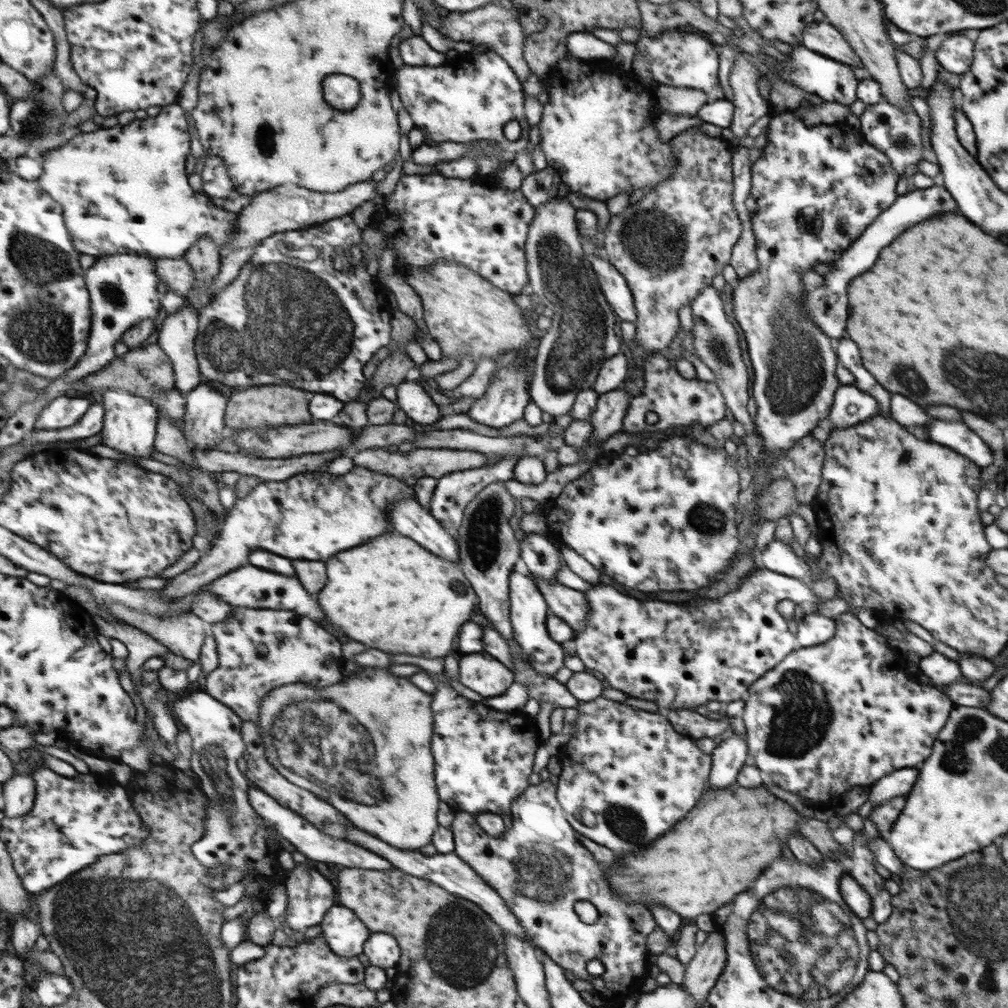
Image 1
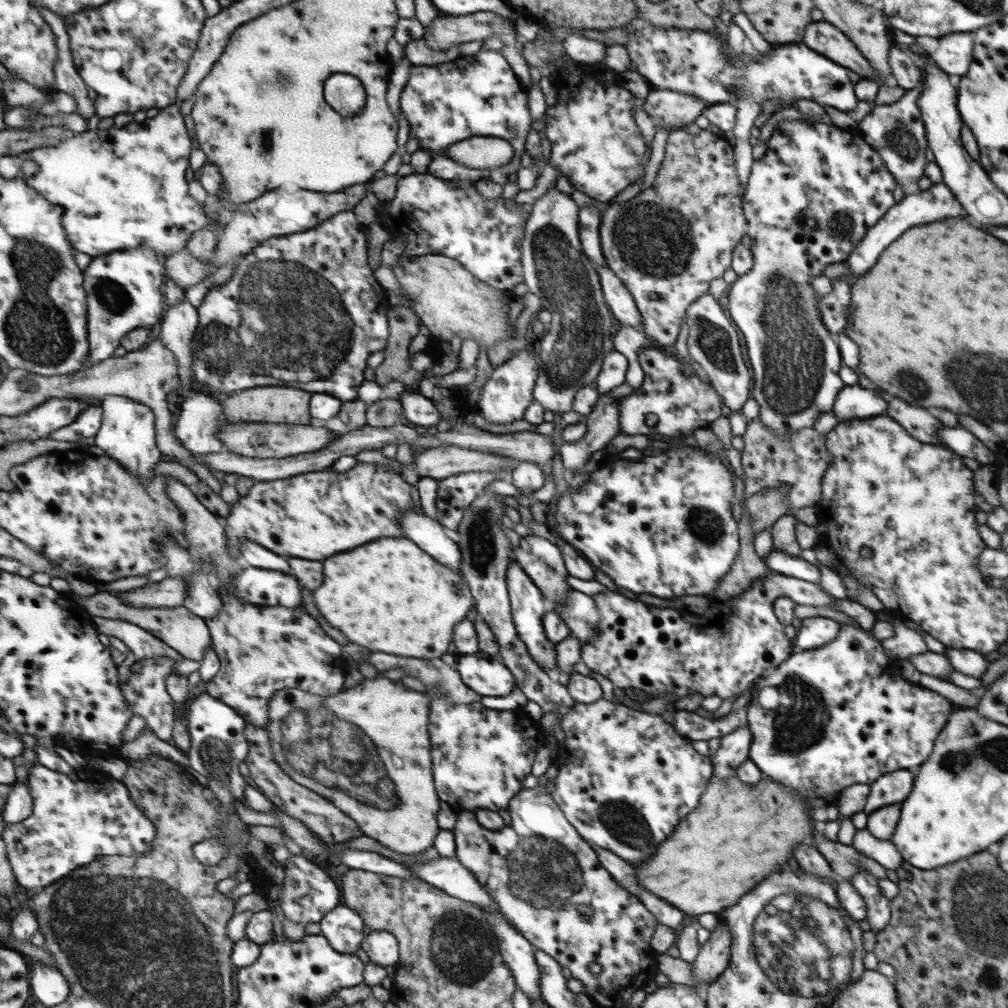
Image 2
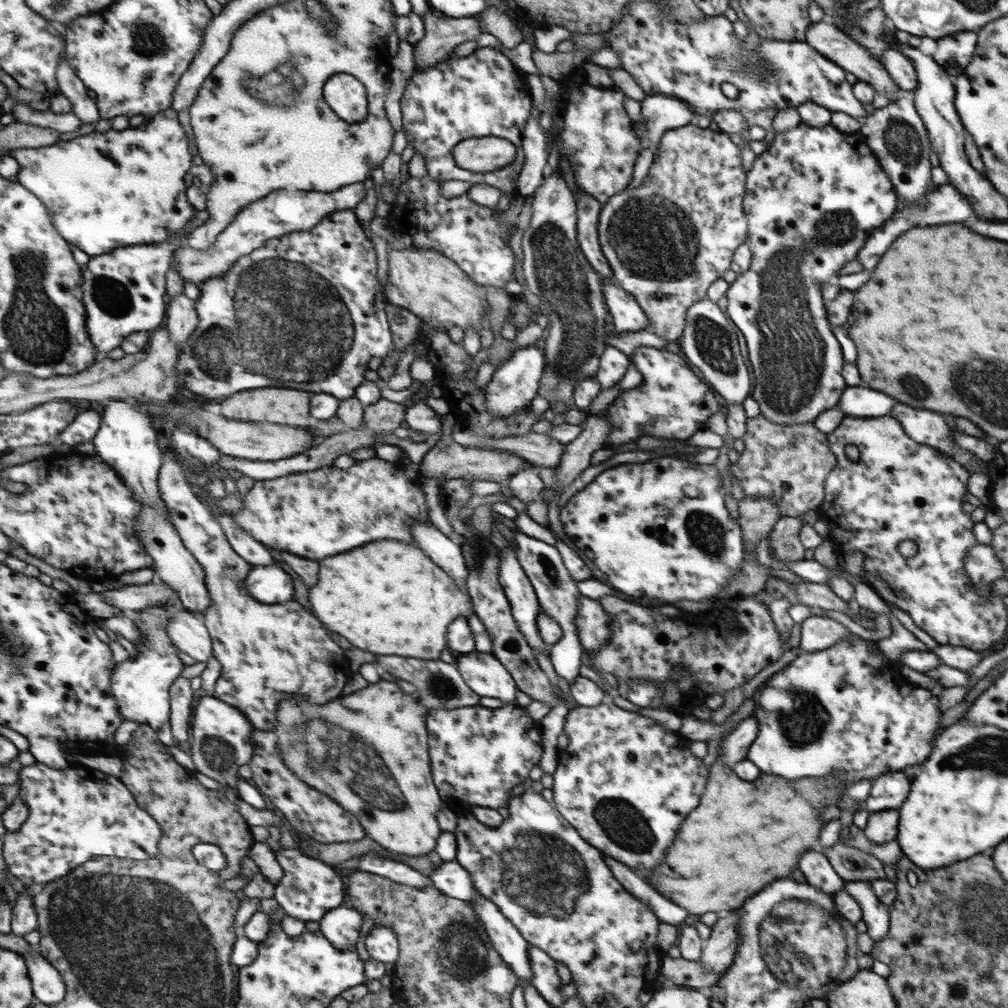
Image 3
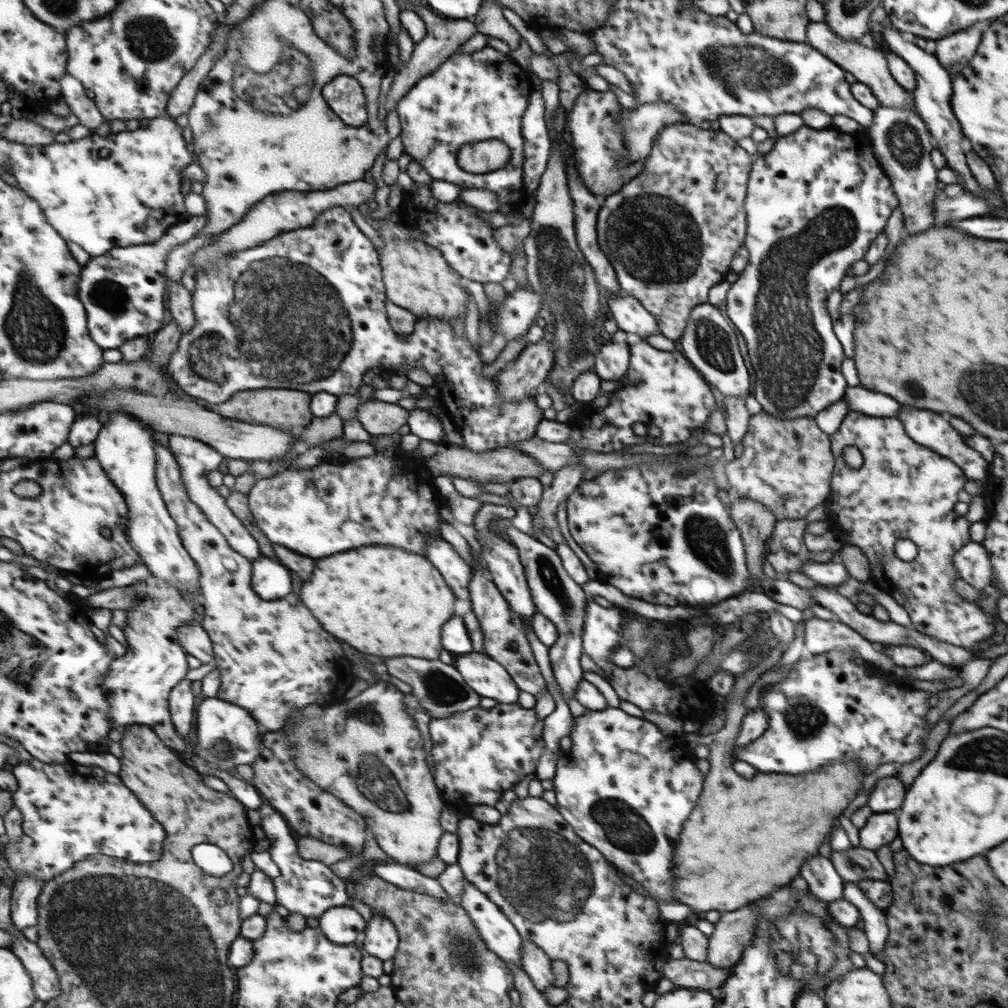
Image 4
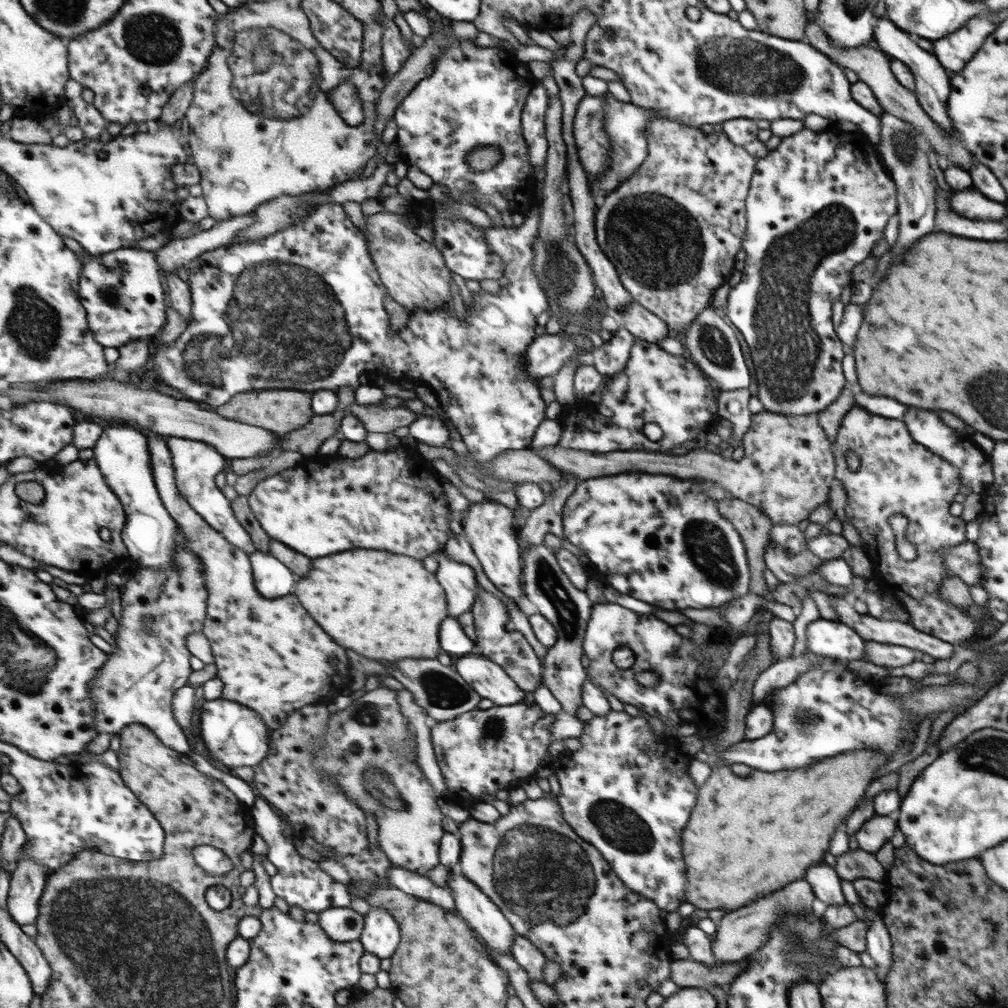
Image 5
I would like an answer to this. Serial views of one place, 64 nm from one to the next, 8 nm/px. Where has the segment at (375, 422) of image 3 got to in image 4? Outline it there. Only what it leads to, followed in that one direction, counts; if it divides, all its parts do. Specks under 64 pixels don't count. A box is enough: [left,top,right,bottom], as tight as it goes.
[356,401,408,436]

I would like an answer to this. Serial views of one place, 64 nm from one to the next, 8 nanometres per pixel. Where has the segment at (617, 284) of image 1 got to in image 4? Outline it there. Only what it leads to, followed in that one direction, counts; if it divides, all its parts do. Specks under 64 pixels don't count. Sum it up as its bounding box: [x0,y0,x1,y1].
[607,293,658,337]

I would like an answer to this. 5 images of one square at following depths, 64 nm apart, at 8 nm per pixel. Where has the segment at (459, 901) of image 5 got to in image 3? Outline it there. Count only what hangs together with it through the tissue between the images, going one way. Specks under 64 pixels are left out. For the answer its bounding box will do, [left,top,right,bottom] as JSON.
[467,893,532,983]

